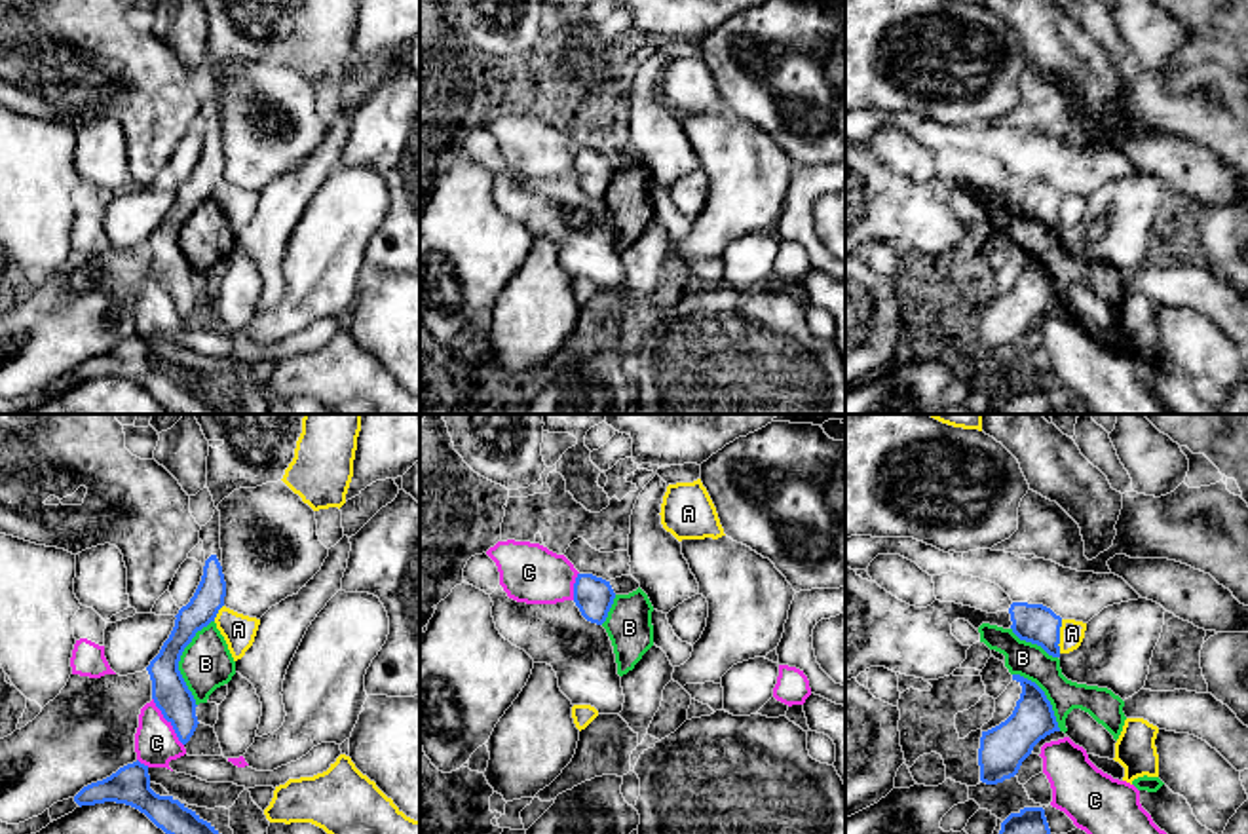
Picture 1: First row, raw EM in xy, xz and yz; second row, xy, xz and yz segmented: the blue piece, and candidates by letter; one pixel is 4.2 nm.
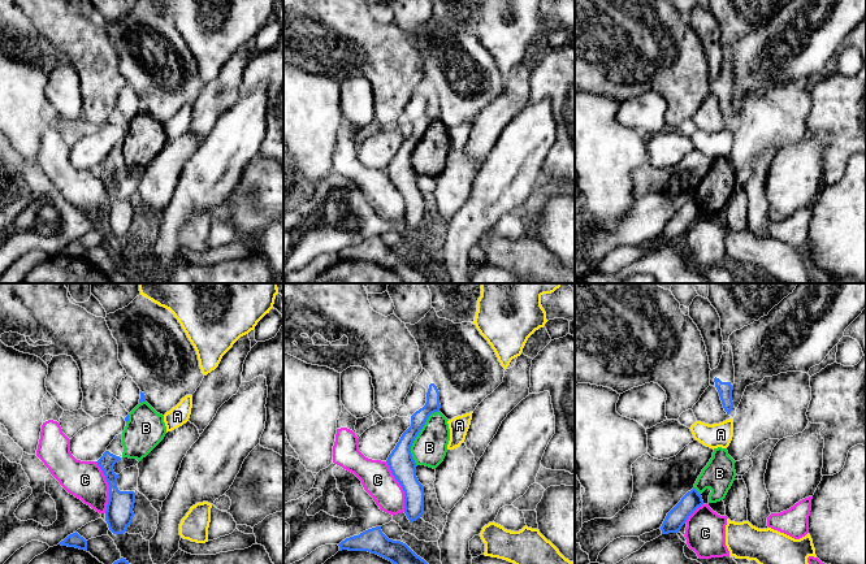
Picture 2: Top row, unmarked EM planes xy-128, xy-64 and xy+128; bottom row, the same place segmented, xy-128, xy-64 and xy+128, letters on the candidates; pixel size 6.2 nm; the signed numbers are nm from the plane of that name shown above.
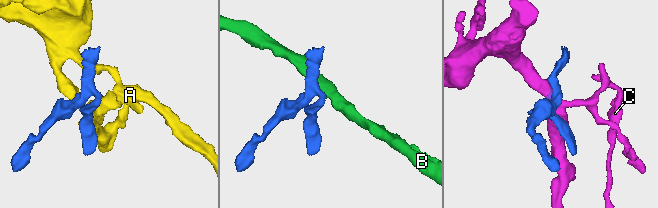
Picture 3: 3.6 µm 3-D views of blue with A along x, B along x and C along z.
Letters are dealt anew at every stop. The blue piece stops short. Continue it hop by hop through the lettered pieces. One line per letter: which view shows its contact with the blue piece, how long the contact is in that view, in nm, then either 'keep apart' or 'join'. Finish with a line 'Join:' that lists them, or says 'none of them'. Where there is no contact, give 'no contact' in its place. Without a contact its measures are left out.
A: yz | 140 nm | keep apart
B: xy | 380 nm | keep apart
C: xy | 240 nm | keep apart
Join: none of them

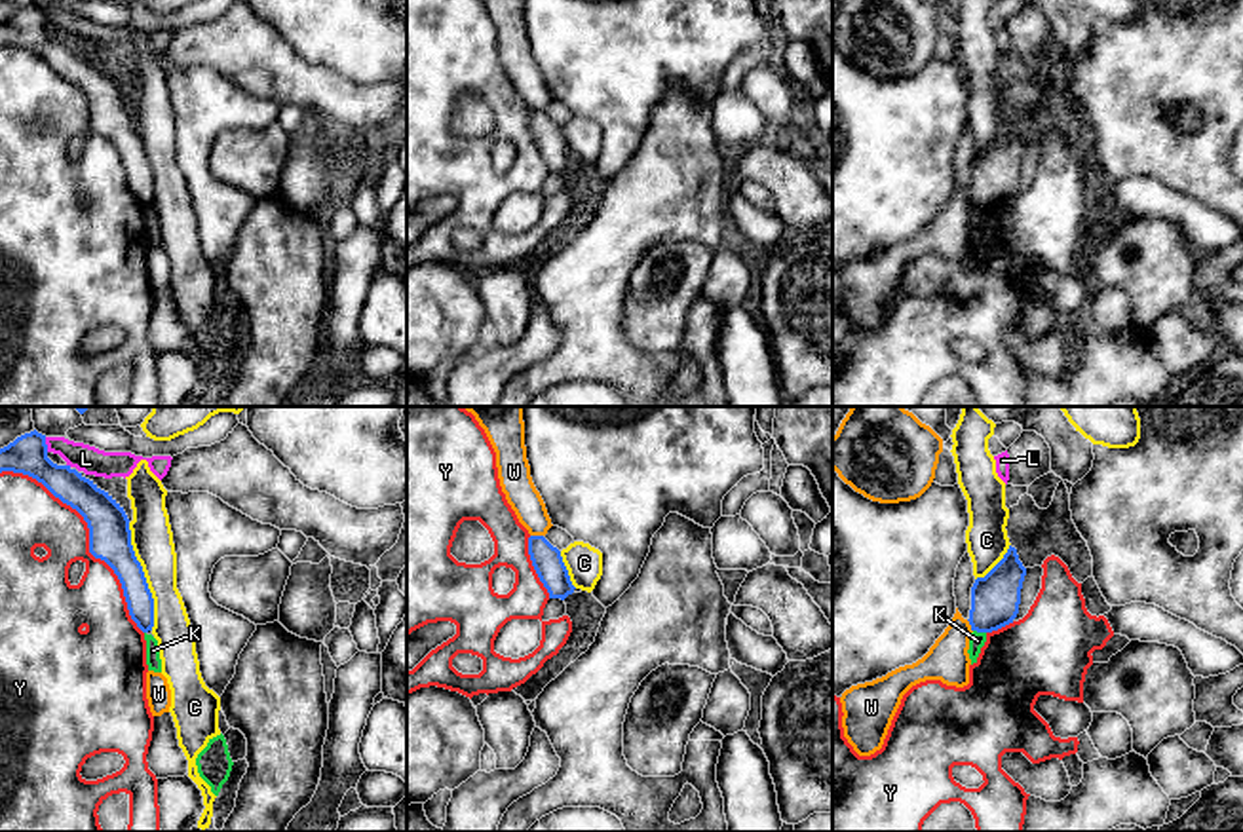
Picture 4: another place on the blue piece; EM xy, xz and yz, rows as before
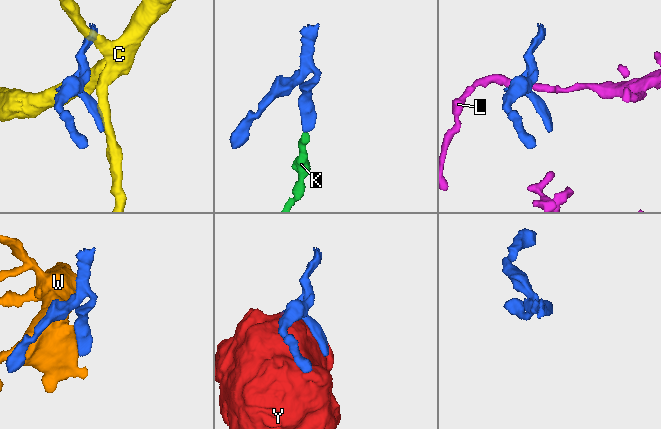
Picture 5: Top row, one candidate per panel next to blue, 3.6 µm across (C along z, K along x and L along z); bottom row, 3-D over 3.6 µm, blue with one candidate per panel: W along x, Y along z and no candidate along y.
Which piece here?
C: xy | 460 nm | keep apart
K: yz | 60 nm | keep apart
L: xy | 70 nm | keep apart
W: xz | 60 nm | keep apart
Y: xy | 900 nm | keep apart
Join: none of them

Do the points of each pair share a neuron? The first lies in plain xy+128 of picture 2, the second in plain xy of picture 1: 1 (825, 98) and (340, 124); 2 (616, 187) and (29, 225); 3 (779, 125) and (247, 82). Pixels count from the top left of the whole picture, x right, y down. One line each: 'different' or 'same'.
1: different
2: same
3: same

